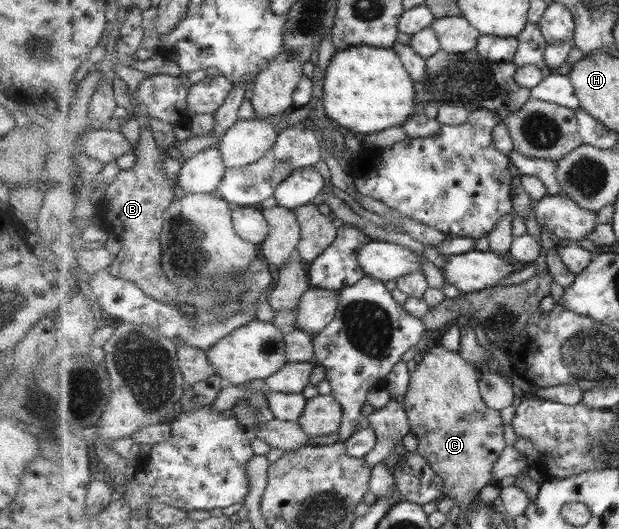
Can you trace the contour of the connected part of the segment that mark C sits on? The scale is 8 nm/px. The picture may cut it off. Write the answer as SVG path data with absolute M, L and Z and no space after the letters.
M436 343L427 348L418 361L410 379L404 404L411 433L417 437L417 451L445 481L444 497L453 500L461 509L471 509L483 487L491 485L493 469L507 447L505 423L501 413L491 409L480 392L479 379L483 368L467 362L459 351L450 351Z

